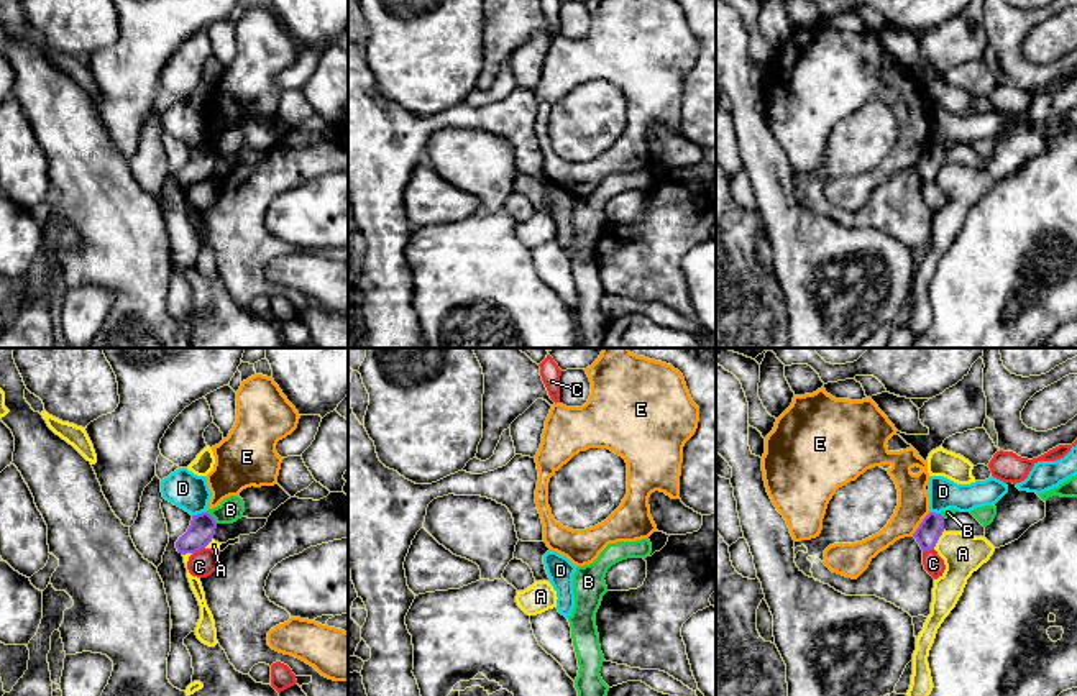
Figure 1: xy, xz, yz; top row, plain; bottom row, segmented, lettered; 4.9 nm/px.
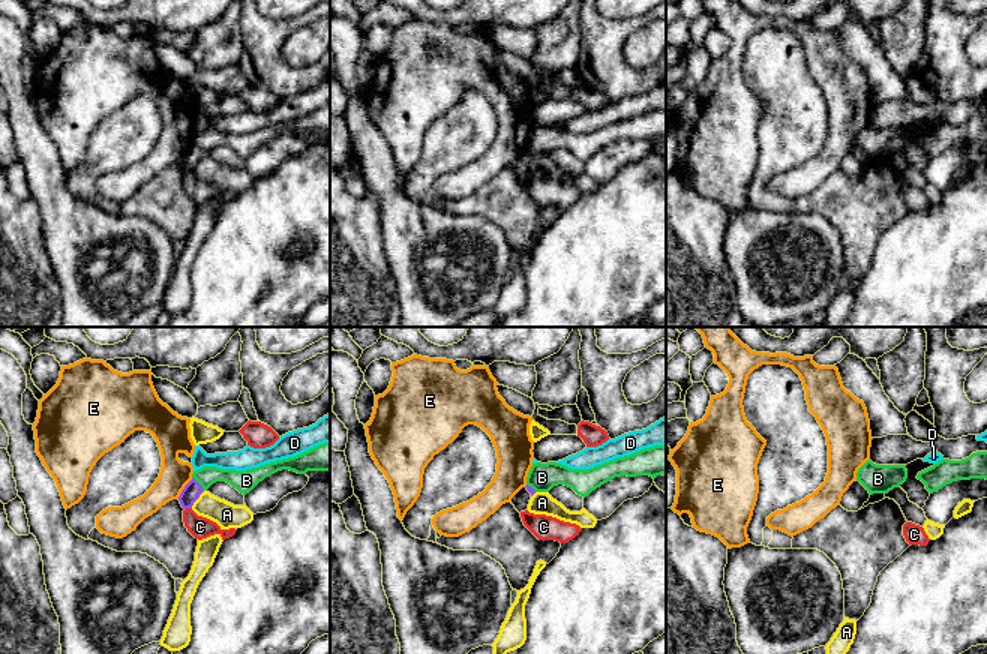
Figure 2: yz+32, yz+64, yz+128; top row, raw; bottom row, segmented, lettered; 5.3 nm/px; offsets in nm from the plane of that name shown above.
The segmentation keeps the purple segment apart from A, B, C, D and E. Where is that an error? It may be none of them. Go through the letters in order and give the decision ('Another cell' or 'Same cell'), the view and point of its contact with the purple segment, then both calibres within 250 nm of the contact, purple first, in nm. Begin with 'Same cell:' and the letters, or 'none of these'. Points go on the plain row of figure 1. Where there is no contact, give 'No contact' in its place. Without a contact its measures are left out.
Same cell: none of these
A: Another cell. Touches purple at yz (938, 171). Thickness 120 nm (purple) against 200 nm
B: Another cell. Touches purple at xy (212, 150). Thickness 130 nm (purple) against 120 nm
C: Another cell. Touches purple at xy (197, 183). Thickness 130 nm (purple) against 140 nm
D: Another cell. Touches purple at xy (199, 146). Thickness 130 nm (purple) against 180 nm
E: Another cell. Touches purple at yz (920, 156). Thickness 120 nm (purple) against 160 nm

